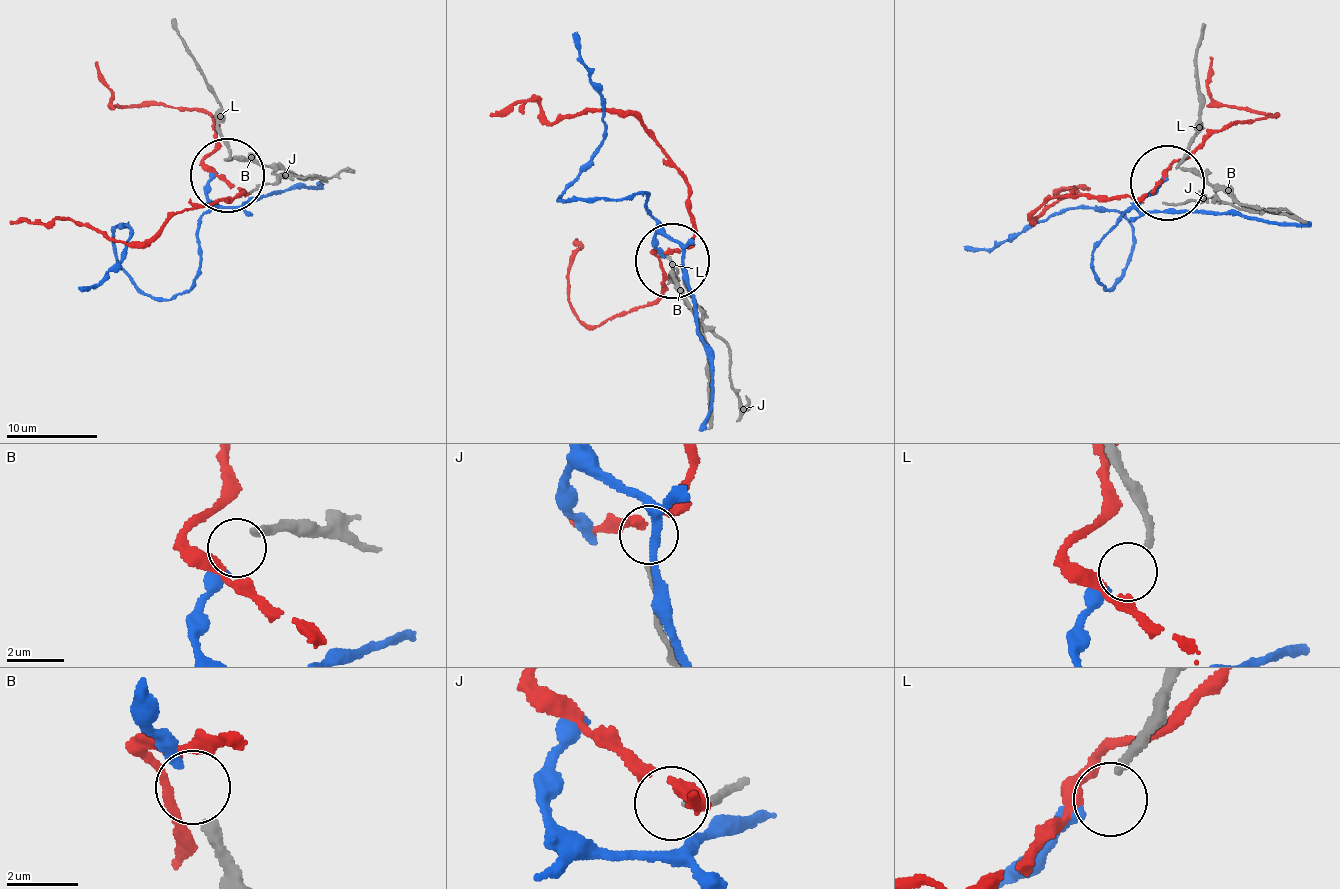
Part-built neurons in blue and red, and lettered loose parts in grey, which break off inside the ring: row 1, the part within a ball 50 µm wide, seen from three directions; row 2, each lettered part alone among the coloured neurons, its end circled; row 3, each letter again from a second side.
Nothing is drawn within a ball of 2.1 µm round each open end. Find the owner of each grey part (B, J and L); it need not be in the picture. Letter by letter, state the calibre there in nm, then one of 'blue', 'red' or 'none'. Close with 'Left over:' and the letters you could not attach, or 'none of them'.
B: calibre 320 nm; red
J: calibre 190 nm; none
L: calibre 240 nm; blue
Left over: J

